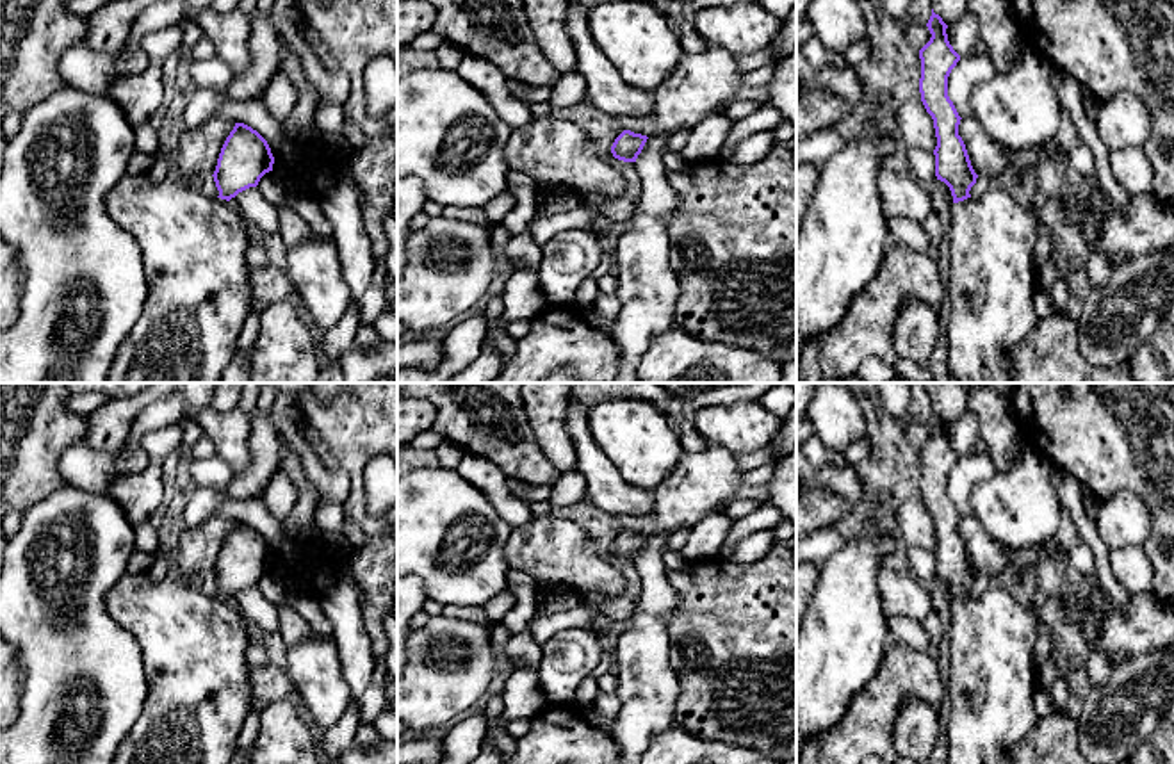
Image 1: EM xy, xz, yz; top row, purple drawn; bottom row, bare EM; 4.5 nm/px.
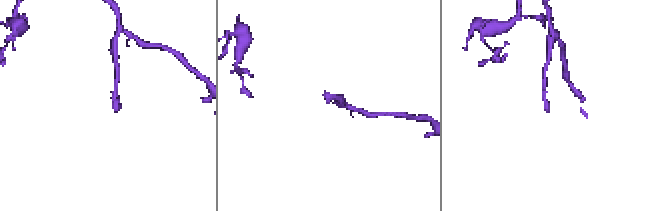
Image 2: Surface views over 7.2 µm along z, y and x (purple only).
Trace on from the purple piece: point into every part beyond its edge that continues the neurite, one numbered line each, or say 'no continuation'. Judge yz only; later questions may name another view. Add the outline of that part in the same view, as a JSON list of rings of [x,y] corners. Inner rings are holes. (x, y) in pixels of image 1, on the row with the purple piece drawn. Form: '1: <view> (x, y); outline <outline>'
1: yz (993, 282); outline [[[989,189],[951,205],[950,280],[951,301],[946,329],[946,374],[958,383],[1010,383],[1008,353],[1040,321],[1033,305],[1037,223],[1008,191]]]

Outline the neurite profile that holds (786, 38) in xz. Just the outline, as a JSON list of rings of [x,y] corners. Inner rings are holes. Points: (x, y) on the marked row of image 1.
[[[796,7],[793,12],[782,21],[782,28],[777,36],[779,50],[775,53],[773,64],[786,55],[789,55],[796,48]]]

